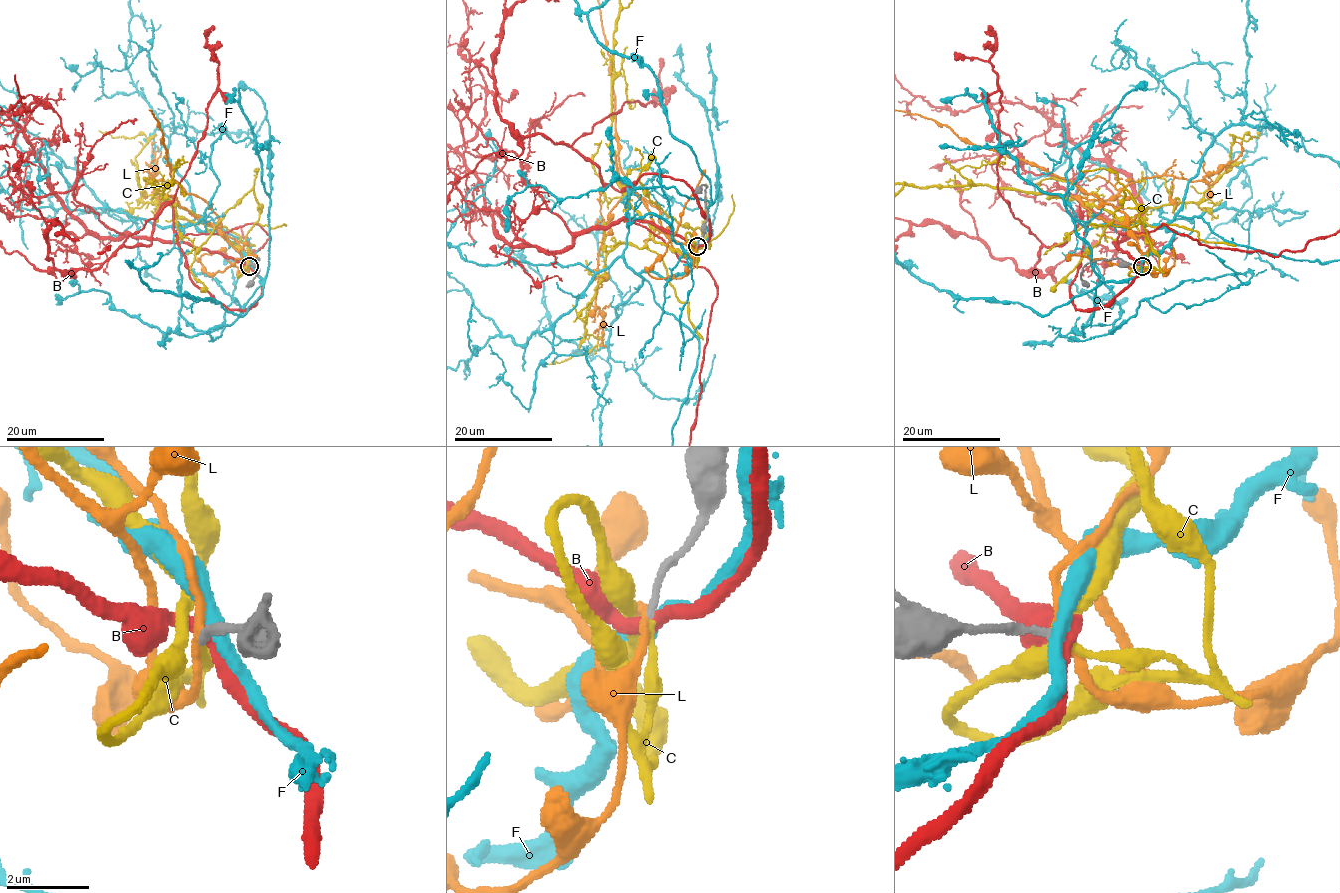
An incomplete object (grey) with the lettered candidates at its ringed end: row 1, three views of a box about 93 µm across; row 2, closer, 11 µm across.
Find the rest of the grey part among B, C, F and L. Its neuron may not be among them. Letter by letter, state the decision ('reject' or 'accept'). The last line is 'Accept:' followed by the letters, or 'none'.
B: reject
C: accept
F: reject
L: reject
Accept: C

